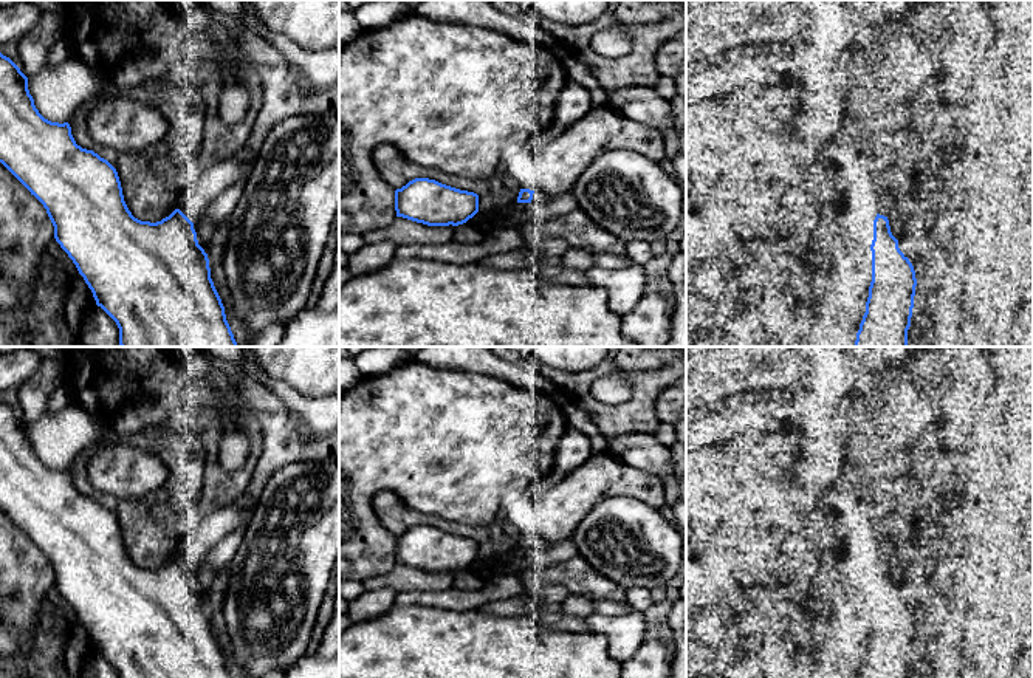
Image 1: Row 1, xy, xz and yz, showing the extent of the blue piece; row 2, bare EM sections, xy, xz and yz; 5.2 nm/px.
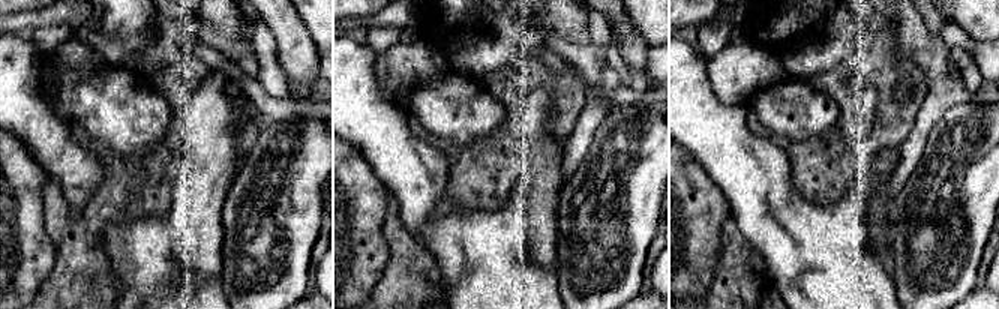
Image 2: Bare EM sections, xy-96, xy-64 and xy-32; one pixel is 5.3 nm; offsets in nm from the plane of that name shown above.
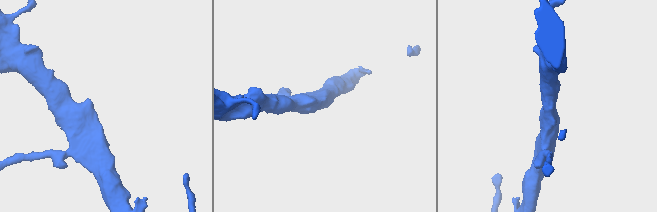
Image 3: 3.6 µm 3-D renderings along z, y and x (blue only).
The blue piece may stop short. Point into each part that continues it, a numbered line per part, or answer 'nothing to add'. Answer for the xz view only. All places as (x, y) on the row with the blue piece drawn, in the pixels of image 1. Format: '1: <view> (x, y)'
1: xz (538, 197)

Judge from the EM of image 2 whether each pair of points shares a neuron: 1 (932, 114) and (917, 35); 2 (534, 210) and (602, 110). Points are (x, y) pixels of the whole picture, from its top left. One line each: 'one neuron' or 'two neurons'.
1: one neuron
2: two neurons

